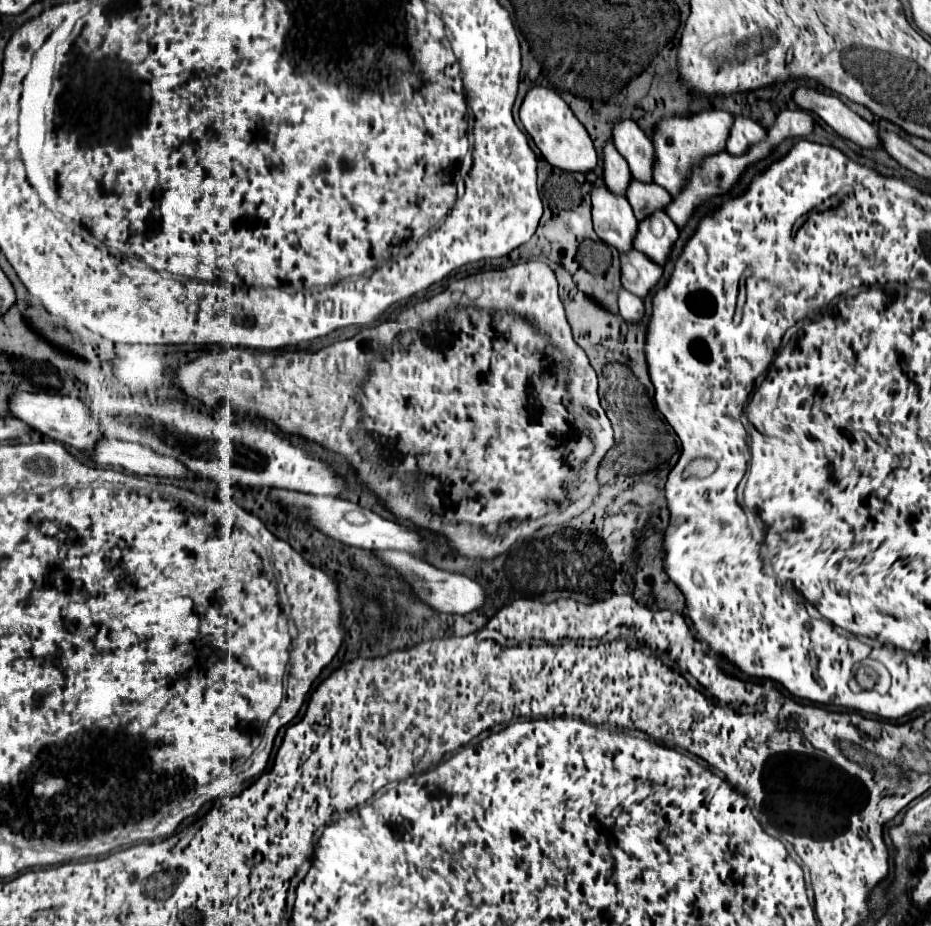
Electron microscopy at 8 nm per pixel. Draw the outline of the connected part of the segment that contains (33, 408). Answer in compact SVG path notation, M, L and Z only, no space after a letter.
M15 393L11 397L9 409L15 417L19 417L21 421L25 421L27 425L31 425L33 429L41 431L43 435L67 443L75 449L93 449L93 445L97 441L101 441L101 437L107 437L99 425L97 419L93 416L88 407L79 399L71 397L62 397L61 395L45 395L45 393Z

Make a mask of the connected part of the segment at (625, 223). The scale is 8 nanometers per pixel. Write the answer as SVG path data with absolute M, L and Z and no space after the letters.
M607 187L593 191L593 225L595 233L621 253L633 249L633 233L637 233L637 219L625 197L613 195Z

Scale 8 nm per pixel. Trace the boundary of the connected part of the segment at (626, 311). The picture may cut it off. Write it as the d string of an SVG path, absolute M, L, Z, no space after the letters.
M621 289L621 293L619 293L619 313L627 321L641 321L643 315L645 315L643 301L639 297L635 297L633 293Z

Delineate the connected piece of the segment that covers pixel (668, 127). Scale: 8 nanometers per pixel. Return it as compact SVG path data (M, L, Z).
M701 111L691 117L673 115L671 119L663 119L655 131L655 181L669 193L681 193L685 187L685 173L693 169L693 161L701 161L705 157L713 157L713 153L725 151L725 141L729 137L729 129L733 127L733 115L725 111Z

